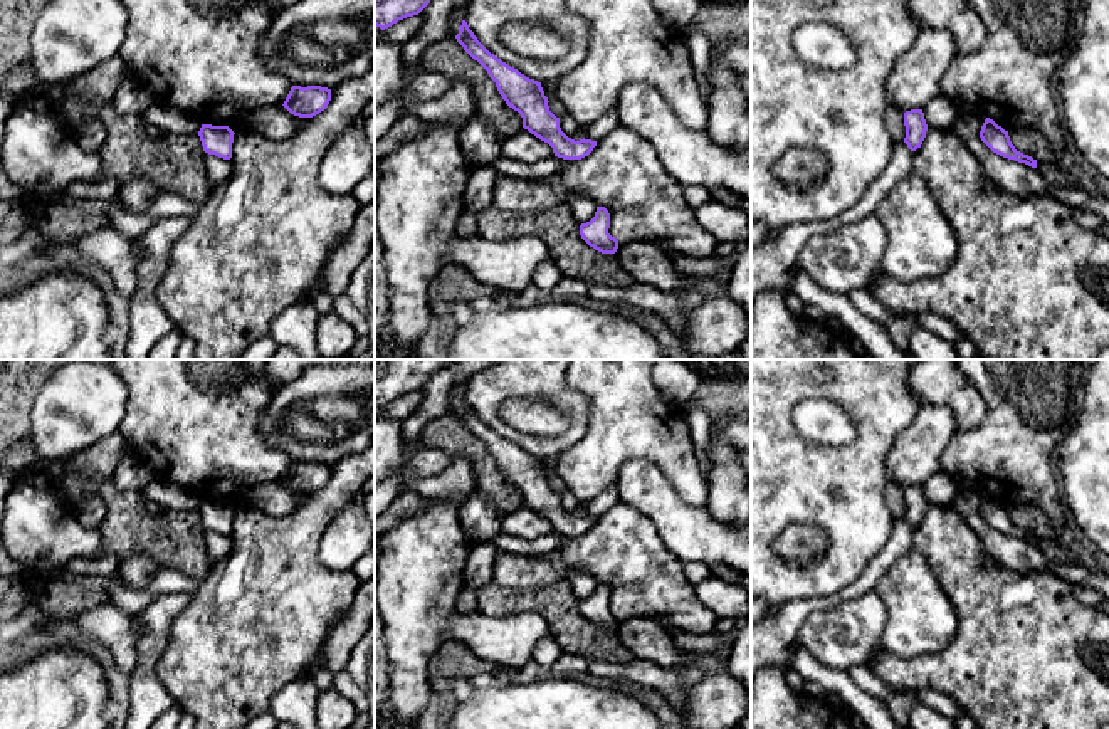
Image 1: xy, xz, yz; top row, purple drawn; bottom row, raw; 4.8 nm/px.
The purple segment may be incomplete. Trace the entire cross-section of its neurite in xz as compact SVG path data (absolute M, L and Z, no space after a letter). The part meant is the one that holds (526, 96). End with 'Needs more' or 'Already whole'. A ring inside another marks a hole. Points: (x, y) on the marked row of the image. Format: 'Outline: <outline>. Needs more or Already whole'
Outline: M462 20L455 39L464 50L487 71L506 104L521 114L523 128L548 143L554 156L581 160L593 151L597 141L585 138L575 141L561 131L560 118L549 111L549 101L544 96L541 82L526 77L518 69L491 54L477 40L465 20Z. Already whole

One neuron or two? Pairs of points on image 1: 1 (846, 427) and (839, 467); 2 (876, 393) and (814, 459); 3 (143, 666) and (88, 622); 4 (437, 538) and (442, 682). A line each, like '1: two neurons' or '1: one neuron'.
1: two neurons
2: one neuron
3: two neurons
4: two neurons

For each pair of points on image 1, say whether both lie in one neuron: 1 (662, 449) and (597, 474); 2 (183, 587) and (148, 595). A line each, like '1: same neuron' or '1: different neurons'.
1: same neuron
2: same neuron

